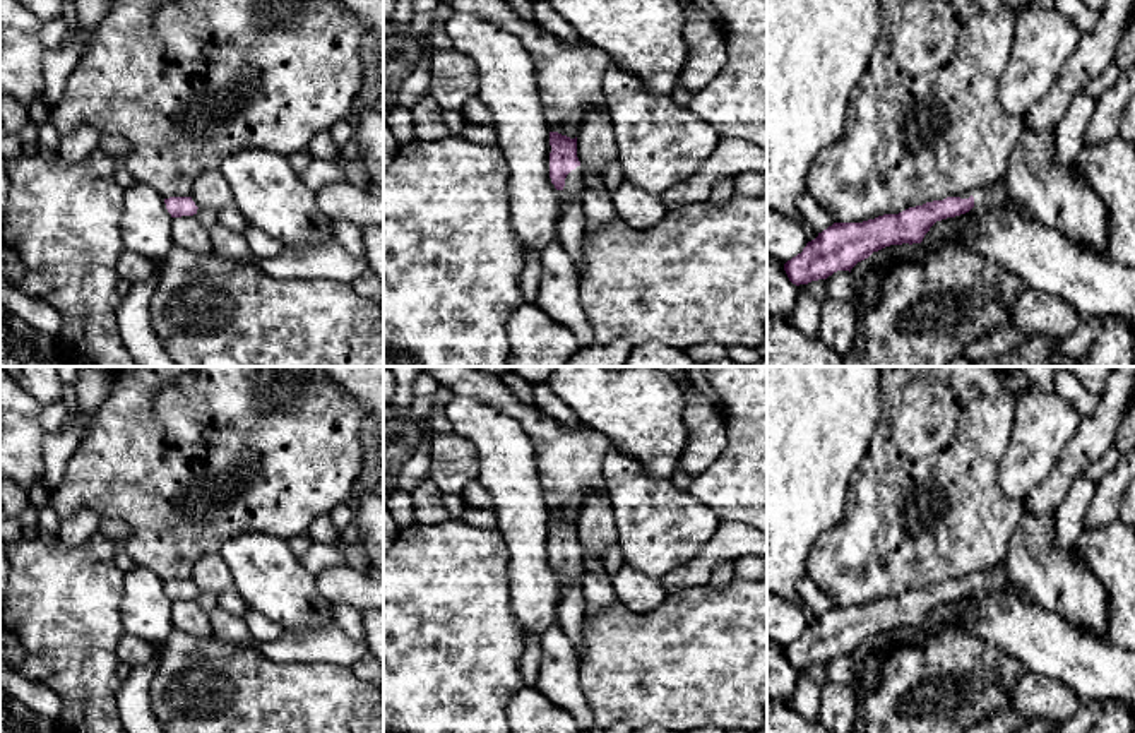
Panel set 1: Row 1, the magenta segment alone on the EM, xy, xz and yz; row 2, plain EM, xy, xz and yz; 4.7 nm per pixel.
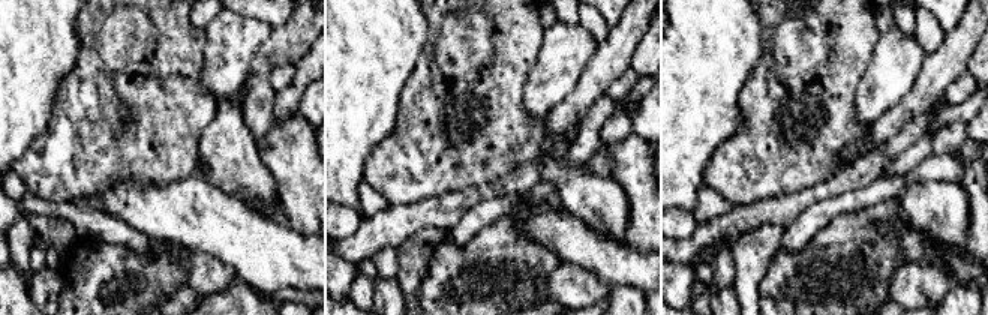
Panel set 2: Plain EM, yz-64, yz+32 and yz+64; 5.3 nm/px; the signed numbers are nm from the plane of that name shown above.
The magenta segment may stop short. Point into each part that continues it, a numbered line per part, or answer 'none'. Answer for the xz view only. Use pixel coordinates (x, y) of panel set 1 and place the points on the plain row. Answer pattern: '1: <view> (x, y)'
1: xz (574, 572)

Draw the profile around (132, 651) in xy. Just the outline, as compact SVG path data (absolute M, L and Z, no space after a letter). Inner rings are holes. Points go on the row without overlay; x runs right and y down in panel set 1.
M123 634L118 642L118 659L130 668L140 666L152 658L152 644L134 637L130 634Z

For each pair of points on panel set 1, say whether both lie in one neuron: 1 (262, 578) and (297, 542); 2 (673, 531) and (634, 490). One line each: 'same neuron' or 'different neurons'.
1: different neurons
2: same neuron

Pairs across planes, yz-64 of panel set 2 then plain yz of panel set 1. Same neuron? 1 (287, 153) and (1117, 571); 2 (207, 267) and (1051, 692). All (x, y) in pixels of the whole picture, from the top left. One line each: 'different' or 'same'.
1: same
2: same

